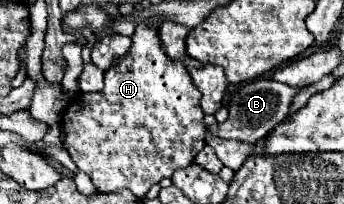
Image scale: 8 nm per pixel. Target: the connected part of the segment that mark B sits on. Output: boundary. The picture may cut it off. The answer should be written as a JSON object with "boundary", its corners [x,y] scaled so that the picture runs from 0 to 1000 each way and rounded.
{"boundary":[[[767,377],[727,397],[680,446],[663,505],[663,544],[669,544],[663,593],[640,613],[616,613],[610,642],[645,681],[692,681],[703,701],[744,701],[750,681],[773,672],[837,564],[843,515],[872,446],[878,436],[849,436],[849,417],[826,417],[814,397],[791,397]]]}

